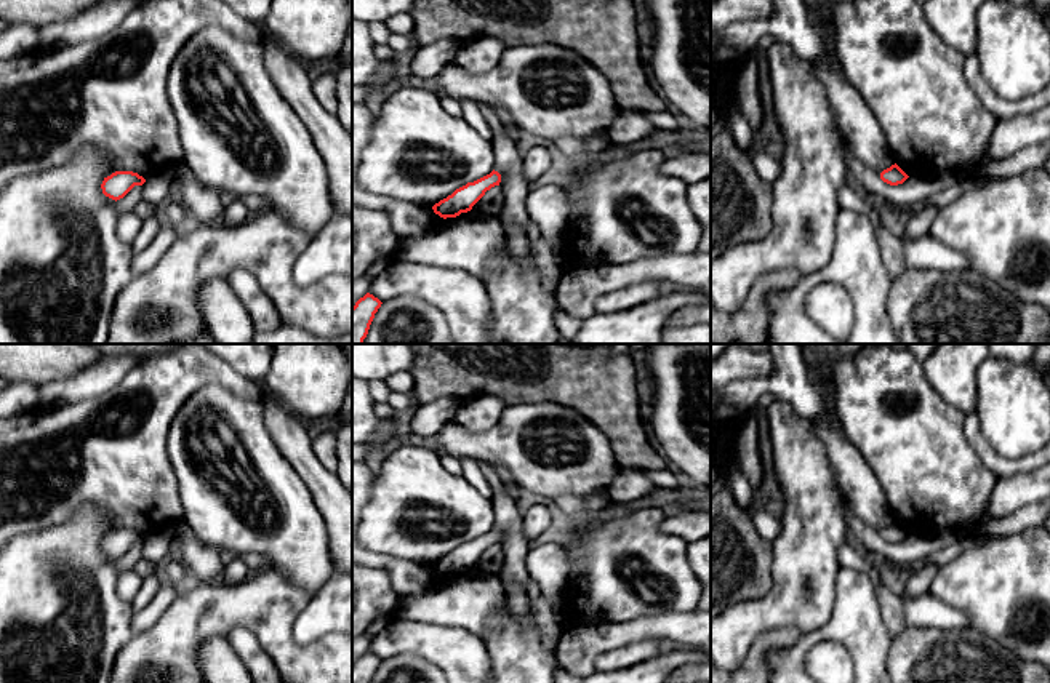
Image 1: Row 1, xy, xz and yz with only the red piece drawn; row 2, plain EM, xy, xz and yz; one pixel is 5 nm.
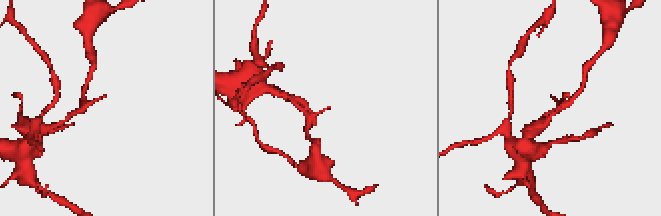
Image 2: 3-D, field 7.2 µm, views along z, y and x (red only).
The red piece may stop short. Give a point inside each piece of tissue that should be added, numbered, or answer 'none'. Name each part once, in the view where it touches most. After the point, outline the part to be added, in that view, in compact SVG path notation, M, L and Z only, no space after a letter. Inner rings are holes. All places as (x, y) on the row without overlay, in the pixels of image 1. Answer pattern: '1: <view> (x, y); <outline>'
none

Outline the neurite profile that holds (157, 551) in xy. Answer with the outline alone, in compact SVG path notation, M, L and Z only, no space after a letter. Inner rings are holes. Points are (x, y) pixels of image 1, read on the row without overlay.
M152 534L142 542L142 557L162 566L170 558L170 549L170 542L165 537Z

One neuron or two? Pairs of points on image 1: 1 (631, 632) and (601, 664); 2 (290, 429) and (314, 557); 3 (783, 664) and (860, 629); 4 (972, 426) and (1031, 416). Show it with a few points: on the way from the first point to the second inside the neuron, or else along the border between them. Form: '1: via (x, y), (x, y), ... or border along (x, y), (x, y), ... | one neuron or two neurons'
1: border along (653, 639), (629, 642), (607, 650), (593, 666) | two neurons
2: border along (276, 443), (303, 480), (316, 507) | two neurons
3: via (802, 647), (815, 635), (841, 629) | one neuron
4: border along (975, 413), (980, 432), (1001, 456) | two neurons

